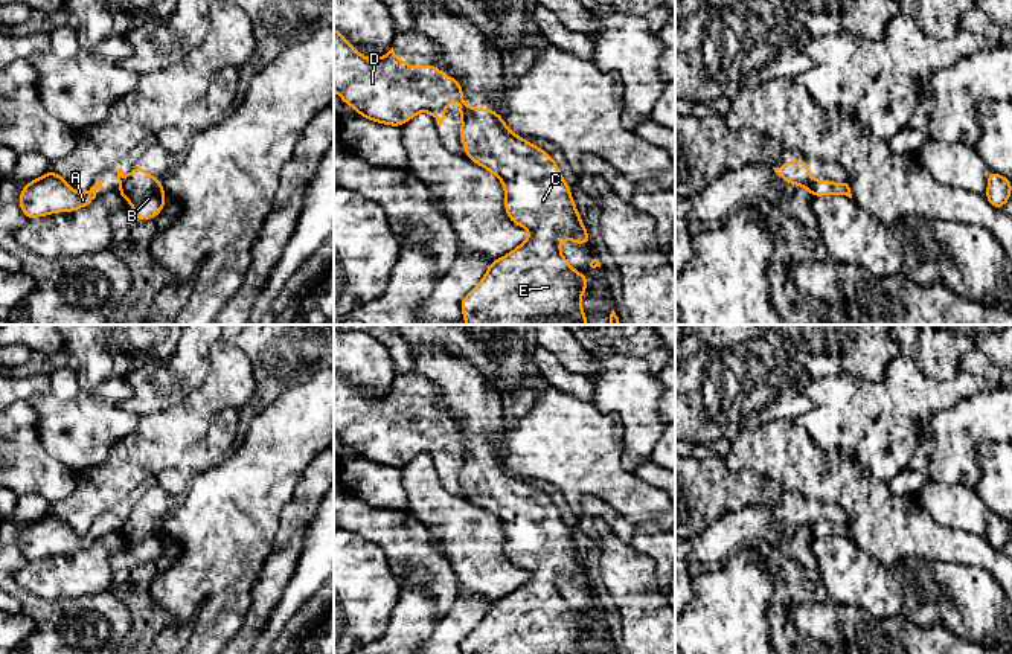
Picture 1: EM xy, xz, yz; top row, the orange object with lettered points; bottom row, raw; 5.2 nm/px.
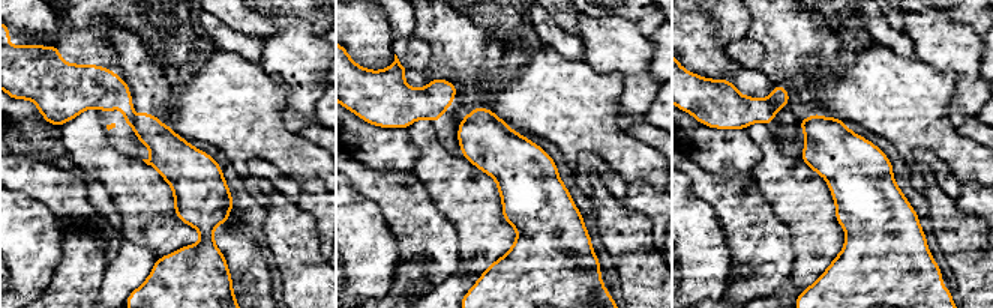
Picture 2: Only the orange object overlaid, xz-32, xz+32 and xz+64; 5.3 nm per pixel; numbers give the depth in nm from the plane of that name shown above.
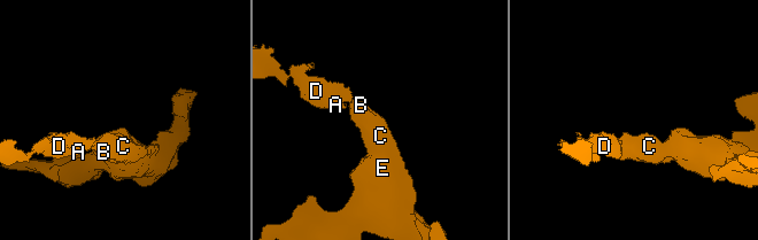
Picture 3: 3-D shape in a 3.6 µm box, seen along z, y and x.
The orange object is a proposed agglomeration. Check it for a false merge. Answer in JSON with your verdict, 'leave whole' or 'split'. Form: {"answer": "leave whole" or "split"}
{"answer": "split"}

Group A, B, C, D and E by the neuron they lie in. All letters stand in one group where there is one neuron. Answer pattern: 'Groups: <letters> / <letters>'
Groups: A D / B C E

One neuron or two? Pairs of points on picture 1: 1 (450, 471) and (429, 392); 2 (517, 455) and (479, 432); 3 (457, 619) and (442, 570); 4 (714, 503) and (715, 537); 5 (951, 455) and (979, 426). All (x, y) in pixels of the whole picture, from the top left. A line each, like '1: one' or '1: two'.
1: one
2: two
3: two
4: two
5: one

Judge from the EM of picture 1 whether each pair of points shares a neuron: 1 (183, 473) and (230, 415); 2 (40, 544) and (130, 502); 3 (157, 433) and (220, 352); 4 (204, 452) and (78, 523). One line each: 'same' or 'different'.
1: same
2: same
3: same
4: different

